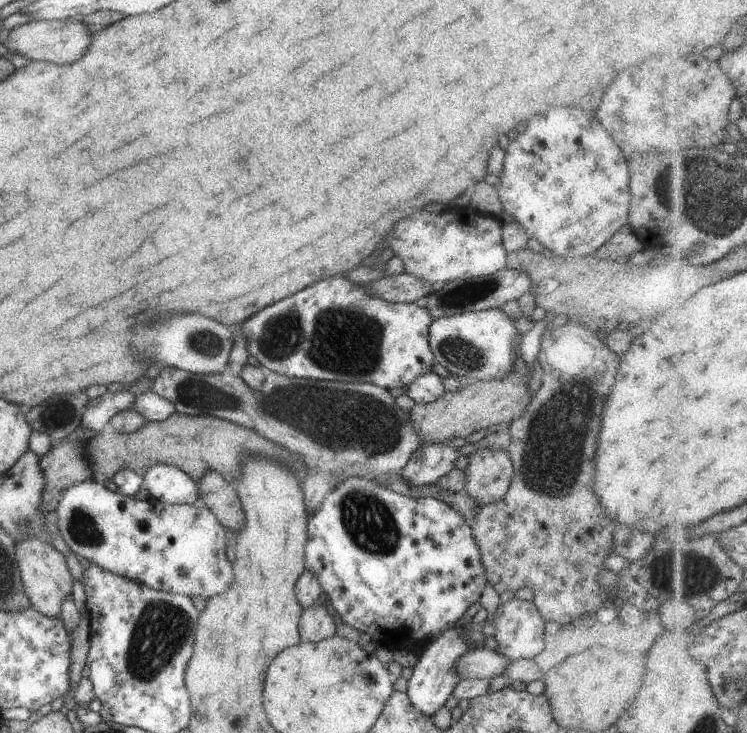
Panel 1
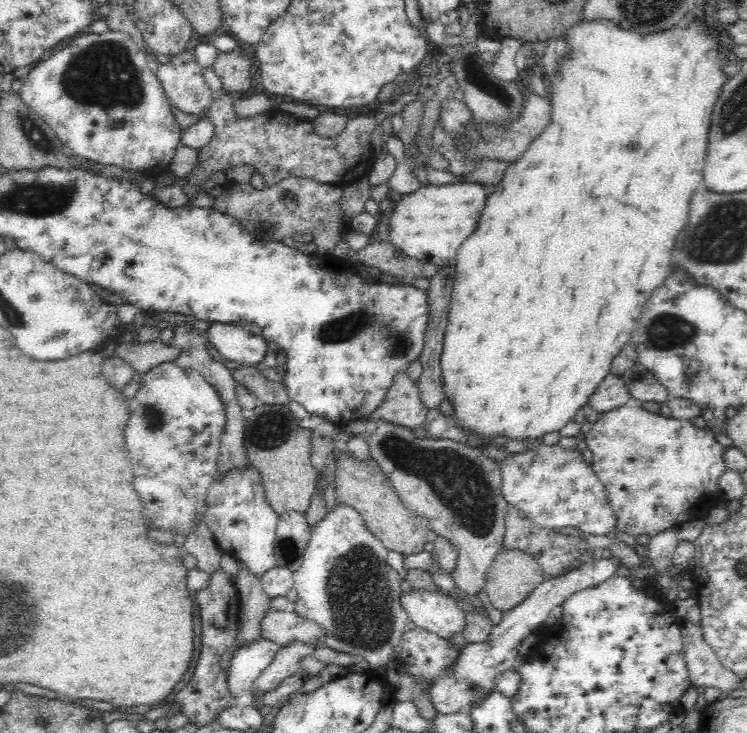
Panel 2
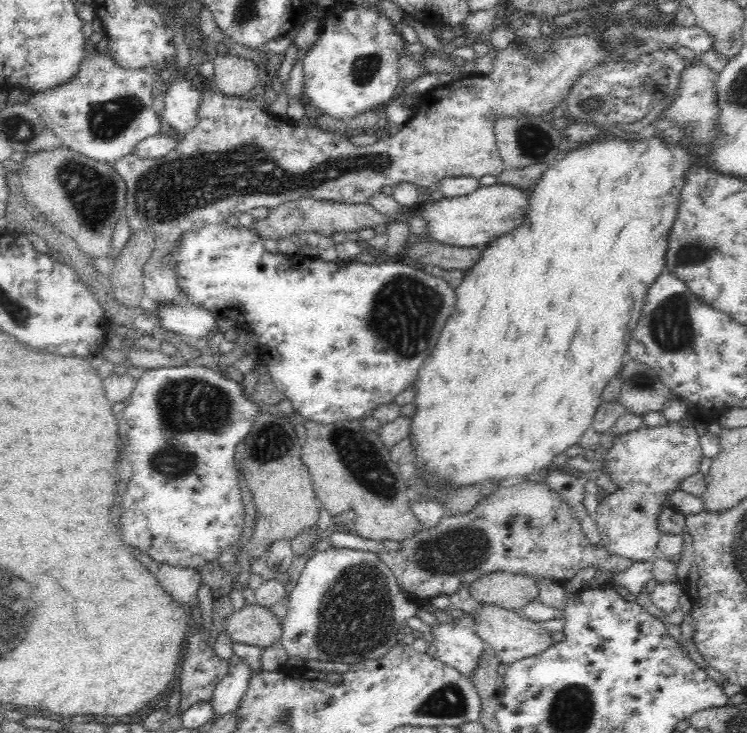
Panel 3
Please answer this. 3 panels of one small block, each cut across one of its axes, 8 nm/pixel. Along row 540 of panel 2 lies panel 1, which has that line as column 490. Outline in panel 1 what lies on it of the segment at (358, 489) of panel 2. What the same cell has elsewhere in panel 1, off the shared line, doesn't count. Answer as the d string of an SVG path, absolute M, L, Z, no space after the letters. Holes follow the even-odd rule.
M520 352L514 353L514 368L502 379L473 381L471 385L461 387L458 392L445 391L433 402L414 405L408 410L408 419L420 438L420 445L447 445L453 438L466 437L476 430L488 426L508 424L517 418L527 406L529 399L526 386L531 373L526 370Z

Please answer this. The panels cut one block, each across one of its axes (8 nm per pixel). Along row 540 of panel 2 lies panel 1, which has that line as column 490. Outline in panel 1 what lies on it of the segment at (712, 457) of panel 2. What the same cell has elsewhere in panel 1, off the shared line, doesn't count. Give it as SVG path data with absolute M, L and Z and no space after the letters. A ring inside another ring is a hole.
M513 597L506 602L498 604L492 620L495 635L493 640L490 640L490 646L493 651L501 653L510 661L515 659L532 659L545 646L543 643L543 624L544 620L531 600L524 601Z

